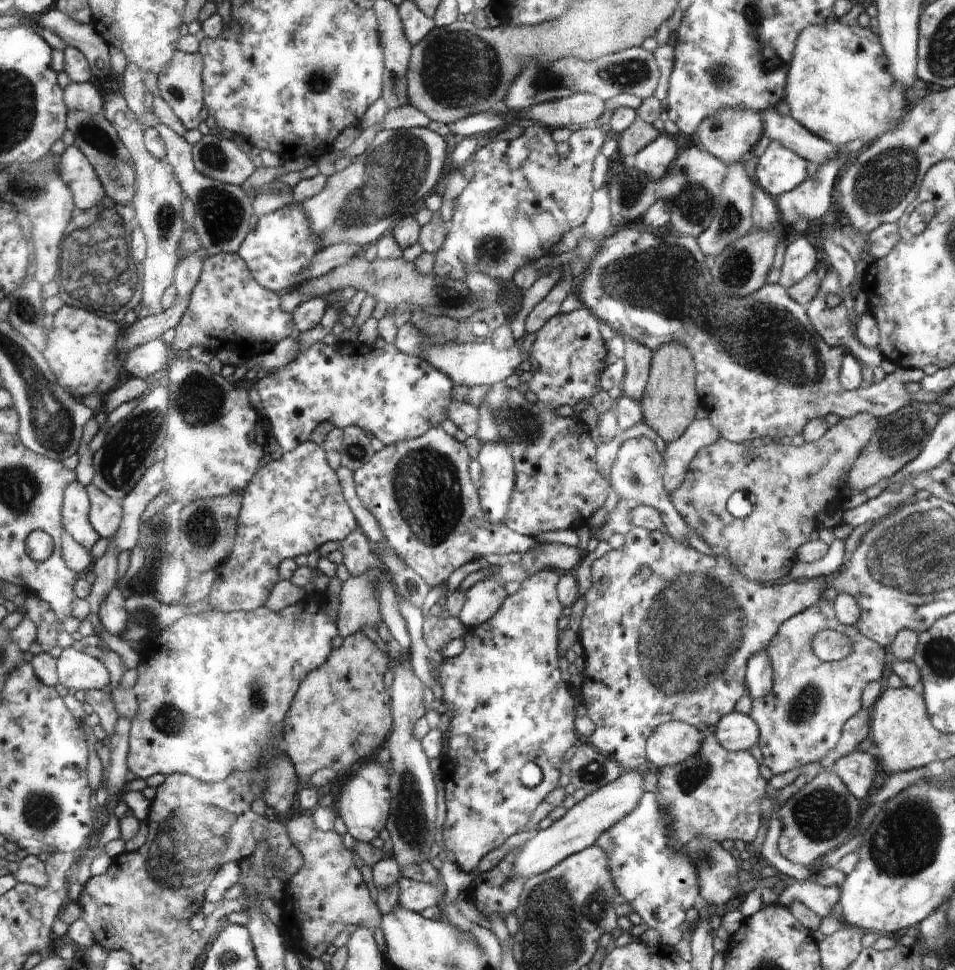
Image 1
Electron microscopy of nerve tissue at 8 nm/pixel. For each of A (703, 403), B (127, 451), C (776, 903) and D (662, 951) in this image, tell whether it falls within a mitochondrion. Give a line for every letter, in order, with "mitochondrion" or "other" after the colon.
A: other
B: mitochondrion
C: other
D: other

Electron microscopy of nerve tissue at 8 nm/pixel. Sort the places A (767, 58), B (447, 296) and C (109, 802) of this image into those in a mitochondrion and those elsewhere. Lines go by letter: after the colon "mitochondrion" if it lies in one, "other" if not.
A: mitochondrion
B: mitochondrion
C: other

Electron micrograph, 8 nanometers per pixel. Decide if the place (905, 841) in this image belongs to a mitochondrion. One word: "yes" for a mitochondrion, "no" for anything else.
yes

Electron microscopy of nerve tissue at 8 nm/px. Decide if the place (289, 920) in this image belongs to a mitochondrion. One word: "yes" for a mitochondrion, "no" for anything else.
no

